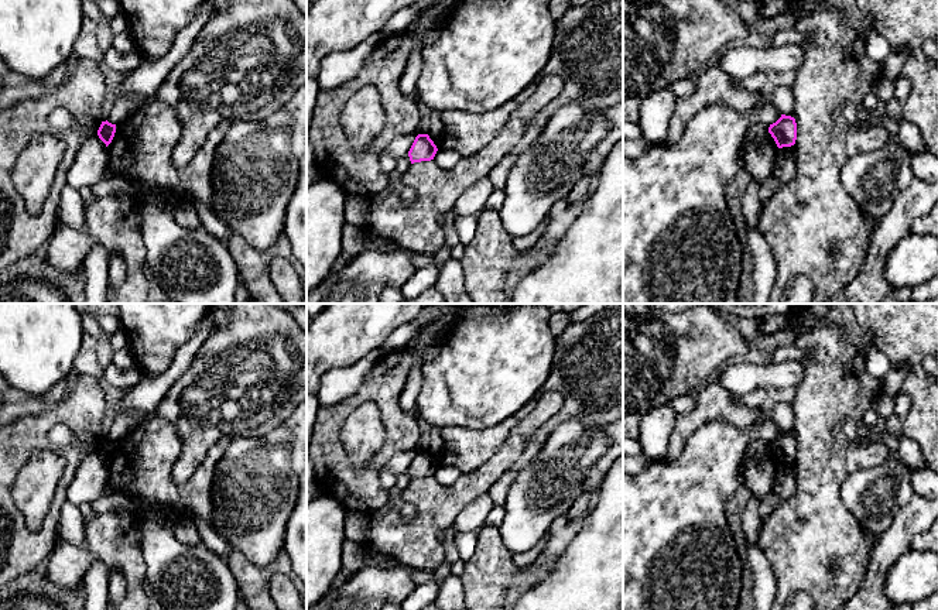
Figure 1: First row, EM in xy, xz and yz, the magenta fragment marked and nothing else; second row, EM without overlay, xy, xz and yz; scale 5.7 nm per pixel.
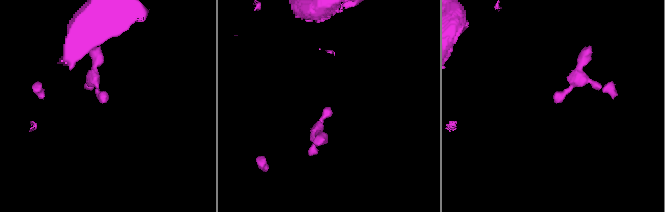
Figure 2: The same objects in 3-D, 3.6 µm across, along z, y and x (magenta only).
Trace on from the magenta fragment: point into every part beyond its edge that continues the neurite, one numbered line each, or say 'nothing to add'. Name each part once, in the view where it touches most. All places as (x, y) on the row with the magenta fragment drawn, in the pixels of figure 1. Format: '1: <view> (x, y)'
nothing to add

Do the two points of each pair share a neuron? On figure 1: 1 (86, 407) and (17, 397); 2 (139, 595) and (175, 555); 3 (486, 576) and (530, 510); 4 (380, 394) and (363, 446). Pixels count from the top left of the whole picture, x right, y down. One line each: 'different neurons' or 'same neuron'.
1: different neurons
2: different neurons
3: different neurons
4: different neurons

